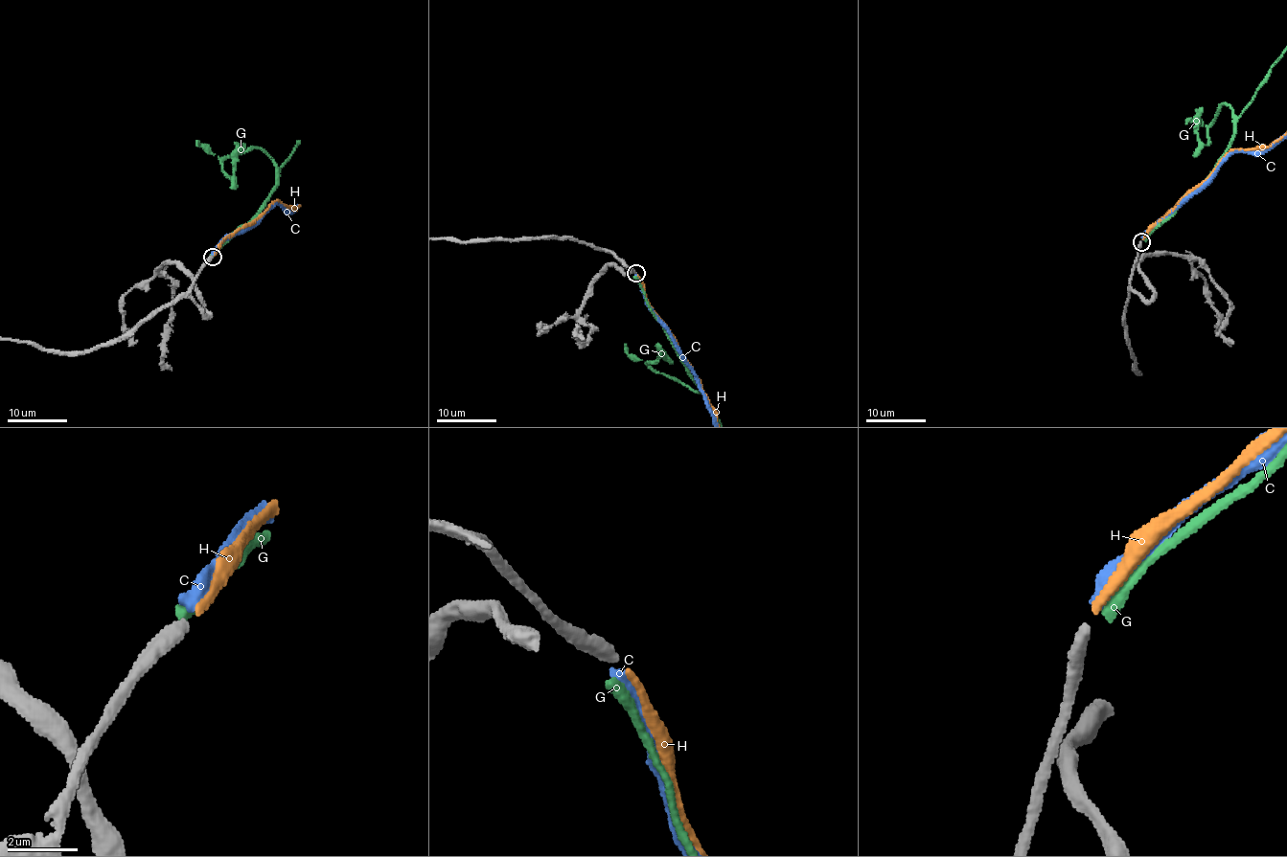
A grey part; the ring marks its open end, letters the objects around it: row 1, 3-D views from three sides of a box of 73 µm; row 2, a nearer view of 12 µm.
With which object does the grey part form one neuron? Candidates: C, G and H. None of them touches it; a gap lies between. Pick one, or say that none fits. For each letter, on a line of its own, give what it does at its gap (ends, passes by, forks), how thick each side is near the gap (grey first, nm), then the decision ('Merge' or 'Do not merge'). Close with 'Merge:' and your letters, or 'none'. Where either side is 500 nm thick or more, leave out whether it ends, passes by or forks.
C: It ends there. Thickness 400 nm (grey) against 400 nm. Do not merge
G: It ends there. Thickness 400 nm (grey) against 400 nm. Do not merge
H: It ends there. Thickness 400 nm (grey) against 220 nm. Merge
Merge: H

